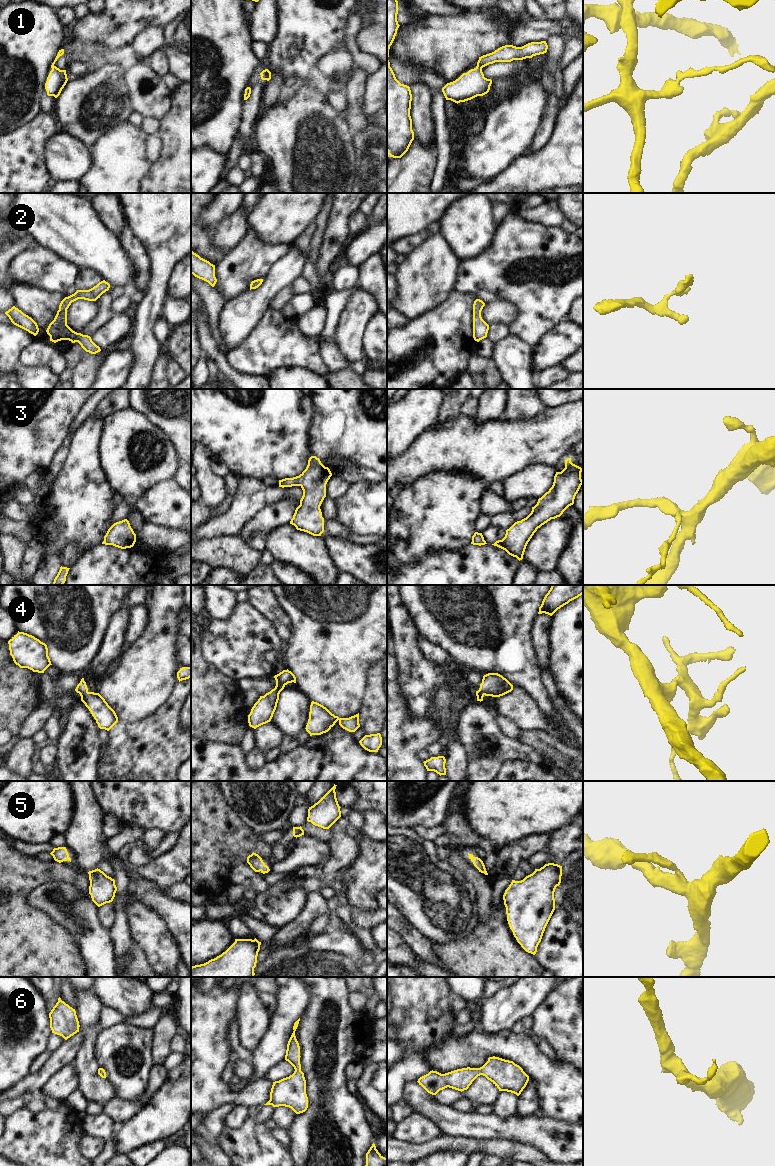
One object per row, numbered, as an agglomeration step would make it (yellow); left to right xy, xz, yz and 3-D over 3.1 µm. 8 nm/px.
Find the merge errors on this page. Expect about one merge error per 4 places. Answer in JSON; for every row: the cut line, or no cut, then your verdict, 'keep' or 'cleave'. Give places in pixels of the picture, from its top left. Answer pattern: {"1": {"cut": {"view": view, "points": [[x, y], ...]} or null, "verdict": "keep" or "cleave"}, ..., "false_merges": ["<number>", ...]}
{"1": {"cut": null, "verdict": "keep"}, "2": {"cut": null, "verdict": "keep"}, "3": {"cut": null, "verdict": "keep"}, "4": {"cut": null, "verdict": "keep"}, "5": {"cut": null, "verdict": "keep"}, "6": {"cut": null, "verdict": "keep"}, "false_merges": []}

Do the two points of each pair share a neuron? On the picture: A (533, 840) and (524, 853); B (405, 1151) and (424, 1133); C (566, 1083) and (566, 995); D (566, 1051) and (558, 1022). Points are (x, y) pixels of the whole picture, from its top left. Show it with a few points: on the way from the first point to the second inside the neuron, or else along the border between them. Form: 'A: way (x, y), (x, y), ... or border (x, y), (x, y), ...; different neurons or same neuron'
A: way (532, 843), (525, 850); same neuron
B: border (436, 1137), (423, 1143), (406, 1143), (397, 1140); different neurons
C: border (555, 1057), (561, 1061), (570, 1061), (572, 1063); different neurons
D: way (566, 1044), (565, 1029); same neuron

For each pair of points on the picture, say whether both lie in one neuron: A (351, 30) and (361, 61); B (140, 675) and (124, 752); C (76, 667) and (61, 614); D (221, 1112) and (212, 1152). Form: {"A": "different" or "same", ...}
{"A": "same", "B": "different", "C": "same", "D": "same"}

